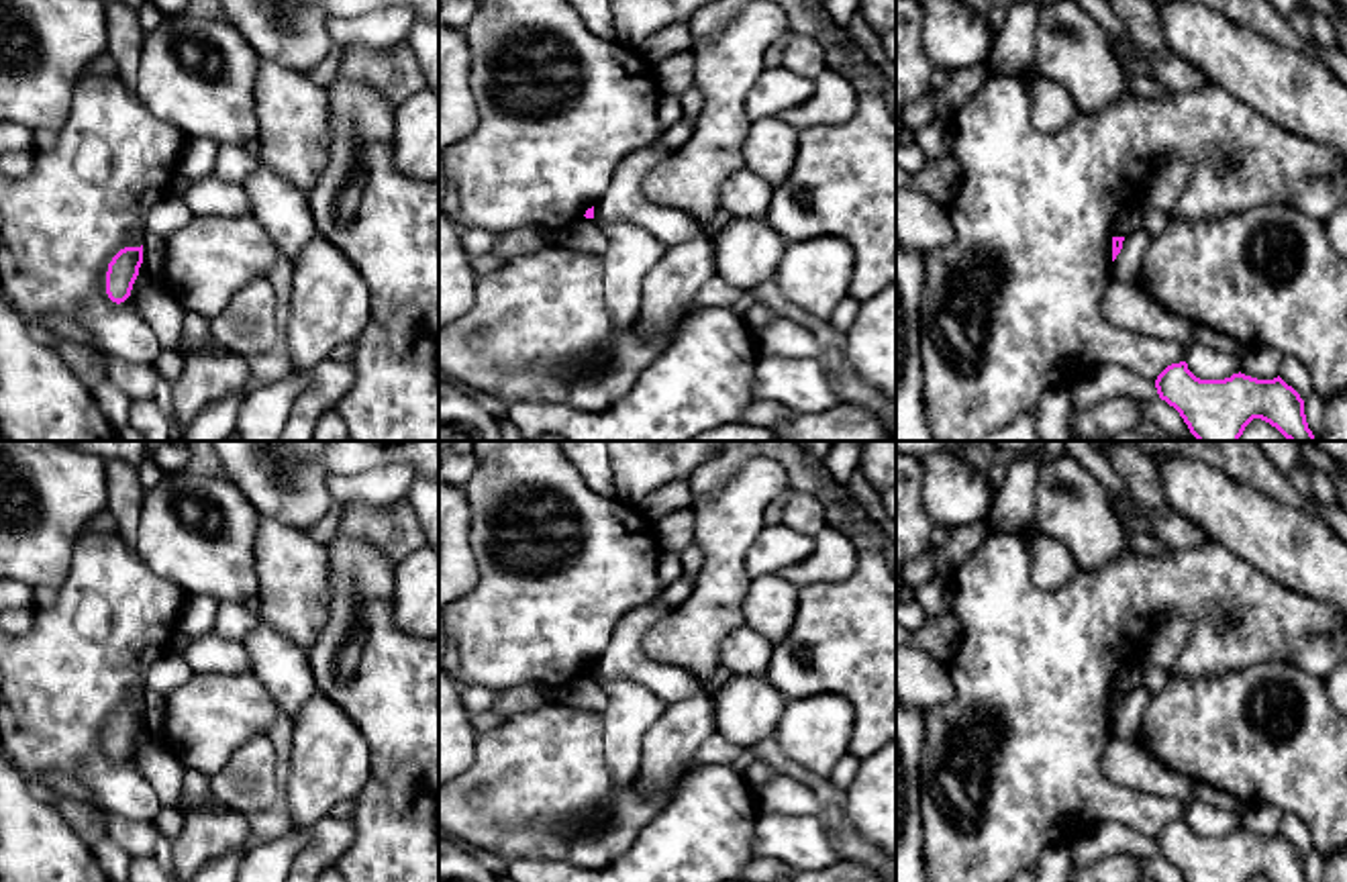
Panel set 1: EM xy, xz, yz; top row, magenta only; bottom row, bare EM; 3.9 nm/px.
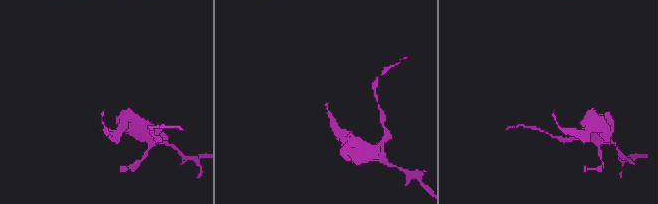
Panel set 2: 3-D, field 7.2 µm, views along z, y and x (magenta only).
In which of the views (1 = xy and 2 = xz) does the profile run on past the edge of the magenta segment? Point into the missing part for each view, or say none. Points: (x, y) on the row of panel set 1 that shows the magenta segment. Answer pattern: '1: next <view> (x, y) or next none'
1: next none
2: next none

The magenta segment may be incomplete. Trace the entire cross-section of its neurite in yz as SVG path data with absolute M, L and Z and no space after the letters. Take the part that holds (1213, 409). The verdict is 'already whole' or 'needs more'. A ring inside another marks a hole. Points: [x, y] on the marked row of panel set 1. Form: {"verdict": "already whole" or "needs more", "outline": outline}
{"verdict": "already whole", "outline": "M1180 361L1157 376L1155 388L1198 441L1239 441L1253 419L1269 423L1288 441L1316 441L1304 400L1280 376L1257 380L1239 372L1225 380L1200 380Z"}

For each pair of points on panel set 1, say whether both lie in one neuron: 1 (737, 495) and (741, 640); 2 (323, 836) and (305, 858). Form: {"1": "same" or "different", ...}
{"1": "different", "2": "same"}

